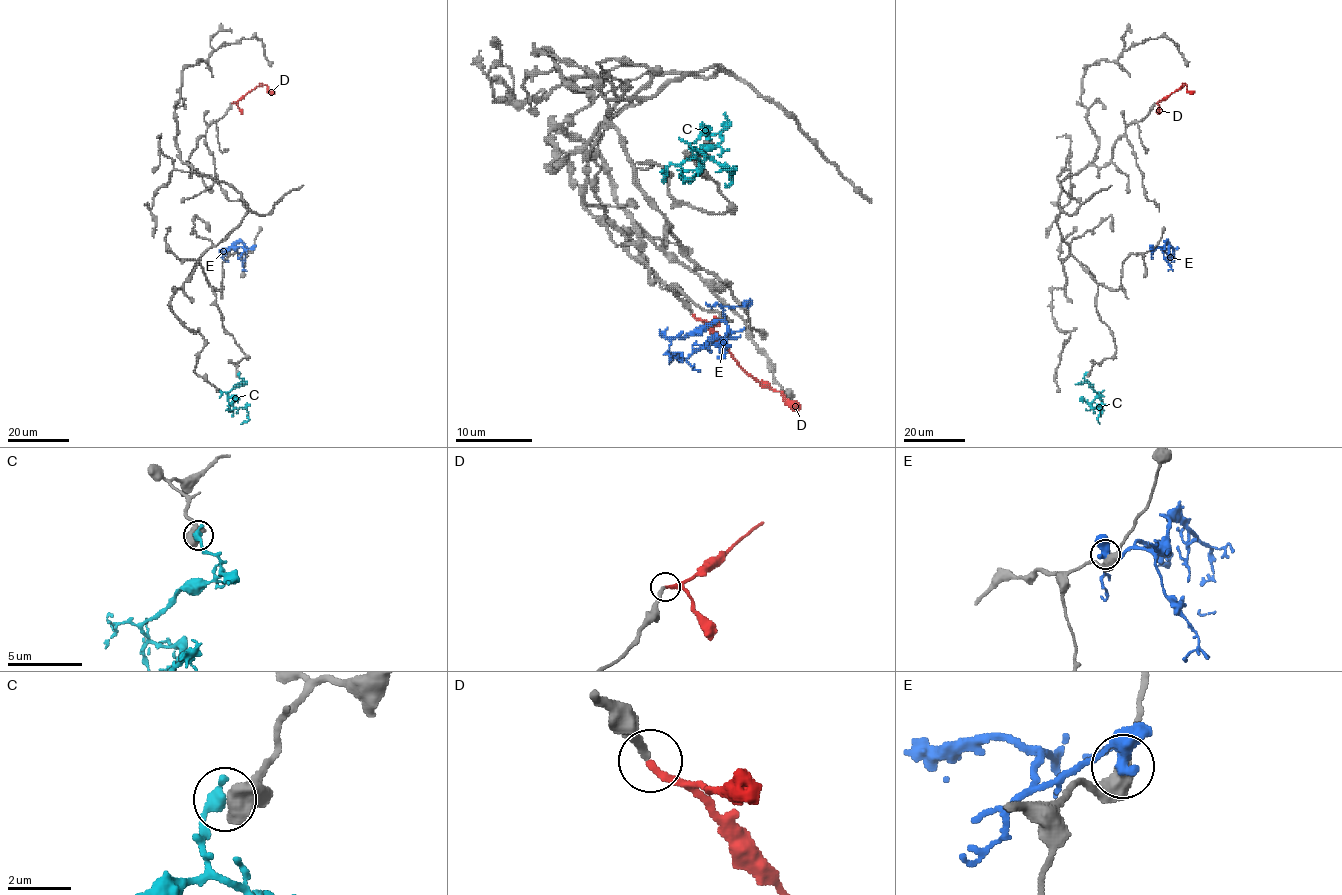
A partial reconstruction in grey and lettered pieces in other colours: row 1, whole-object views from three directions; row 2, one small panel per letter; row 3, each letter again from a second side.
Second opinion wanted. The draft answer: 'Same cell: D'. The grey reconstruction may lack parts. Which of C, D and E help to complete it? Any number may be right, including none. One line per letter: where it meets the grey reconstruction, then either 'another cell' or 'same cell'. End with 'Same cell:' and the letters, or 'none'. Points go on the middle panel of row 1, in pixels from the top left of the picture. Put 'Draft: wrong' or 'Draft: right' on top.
Draft: right
C: (709, 139) | another cell
D: (693, 314) | same cell
E: (745, 305) | another cell
Same cell: D

